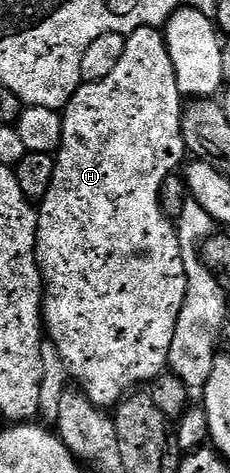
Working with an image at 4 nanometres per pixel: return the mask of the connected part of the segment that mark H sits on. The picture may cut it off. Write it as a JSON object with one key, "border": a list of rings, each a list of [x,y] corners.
{"border":[[[140,28],[130,32],[125,37],[123,58],[119,58],[115,70],[111,70],[111,74],[107,74],[107,78],[99,82],[82,83],[63,109],[63,134],[61,147],[55,153],[55,178],[51,178],[51,190],[47,190],[44,200],[40,201],[37,214],[37,266],[41,270],[43,281],[43,328],[48,339],[52,340],[59,350],[59,358],[63,358],[70,381],[97,408],[116,409],[126,396],[138,391],[142,386],[153,384],[169,367],[168,354],[171,353],[171,342],[175,335],[176,322],[179,321],[179,312],[183,309],[187,274],[184,273],[177,225],[163,214],[159,190],[167,177],[174,175],[182,167],[181,159],[186,159],[187,156],[181,133],[182,111],[183,97],[175,78],[175,66],[171,62],[164,35],[156,28]]]}

